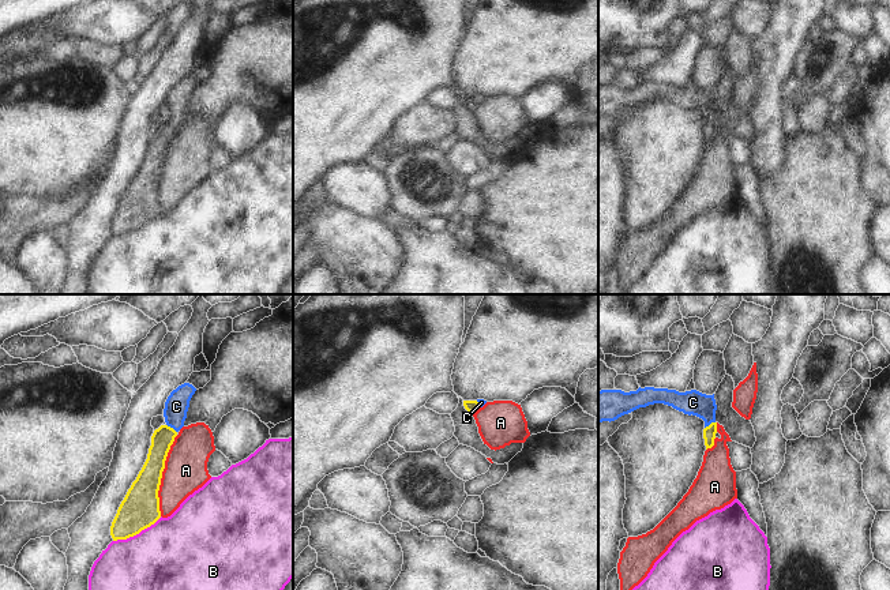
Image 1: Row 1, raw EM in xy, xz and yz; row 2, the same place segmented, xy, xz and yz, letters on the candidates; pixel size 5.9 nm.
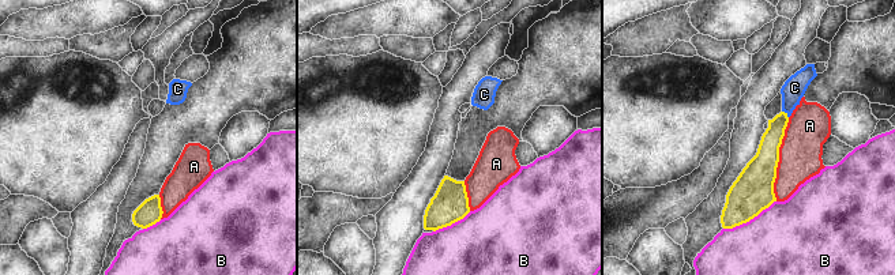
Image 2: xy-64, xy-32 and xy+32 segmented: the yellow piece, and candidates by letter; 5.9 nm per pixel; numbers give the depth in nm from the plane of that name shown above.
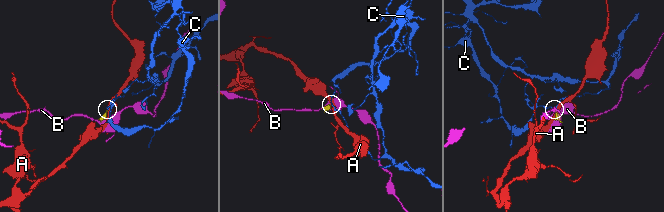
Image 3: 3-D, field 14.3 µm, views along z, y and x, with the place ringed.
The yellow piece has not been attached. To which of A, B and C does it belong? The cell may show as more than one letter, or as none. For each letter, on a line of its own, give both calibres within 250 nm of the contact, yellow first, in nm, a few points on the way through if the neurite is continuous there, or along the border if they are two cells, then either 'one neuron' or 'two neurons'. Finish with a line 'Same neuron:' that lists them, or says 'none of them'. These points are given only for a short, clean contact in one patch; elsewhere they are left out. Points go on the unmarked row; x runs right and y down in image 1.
A: 220/260 nm | two neurons
B: 220/480 nm | two neurons
C: 130/140 nm | across xy (162, 132), (172, 123), (176, 101) | one neuron
Same neuron: C

